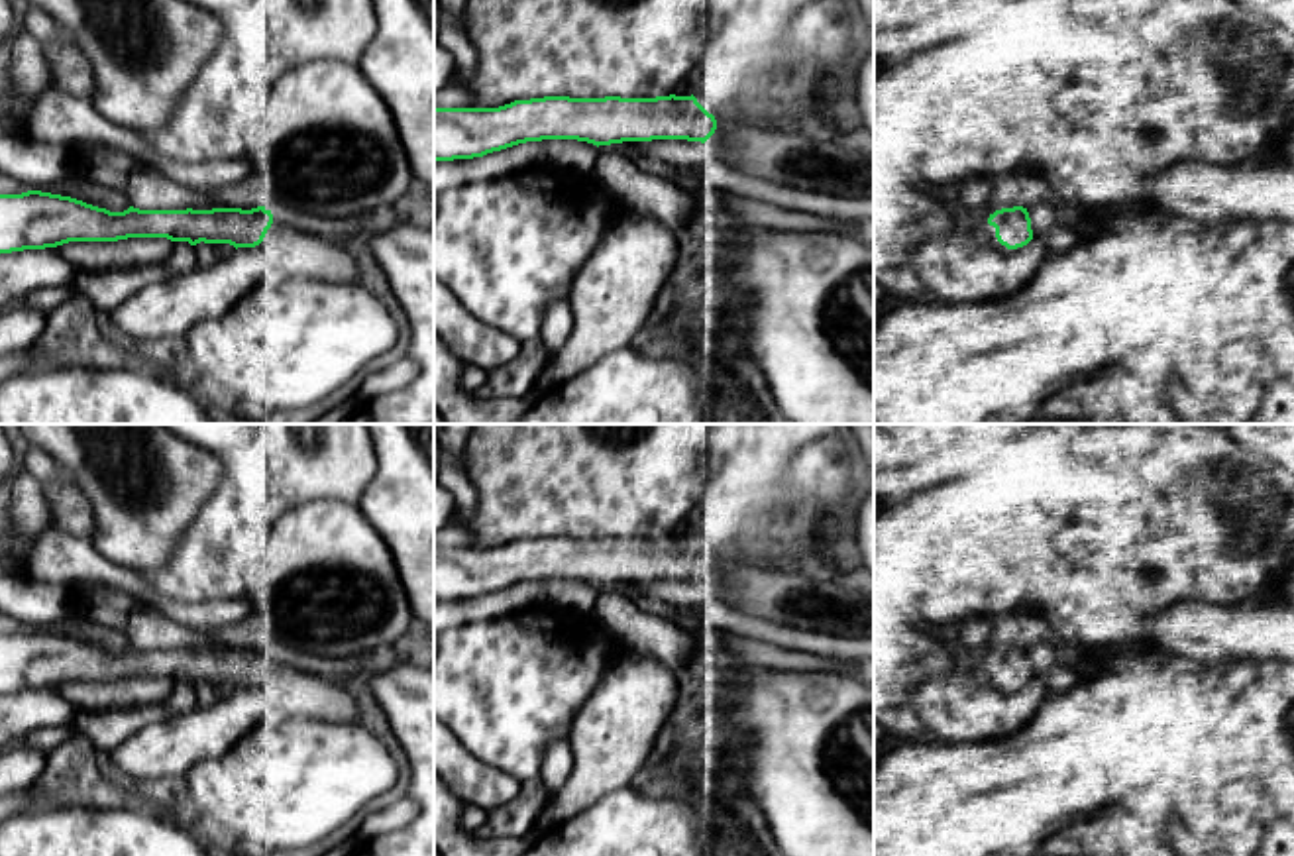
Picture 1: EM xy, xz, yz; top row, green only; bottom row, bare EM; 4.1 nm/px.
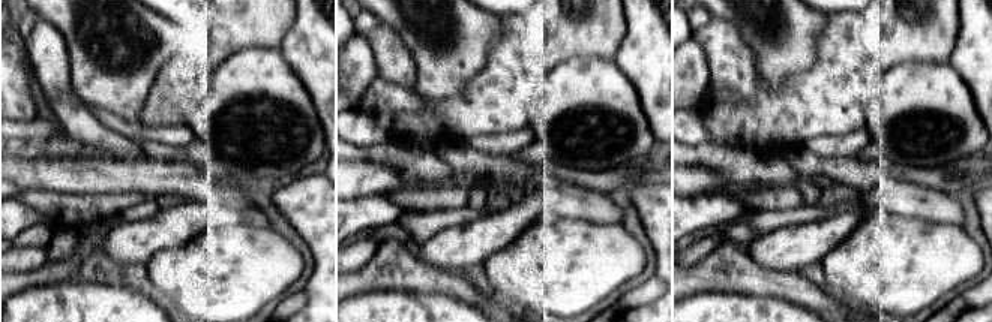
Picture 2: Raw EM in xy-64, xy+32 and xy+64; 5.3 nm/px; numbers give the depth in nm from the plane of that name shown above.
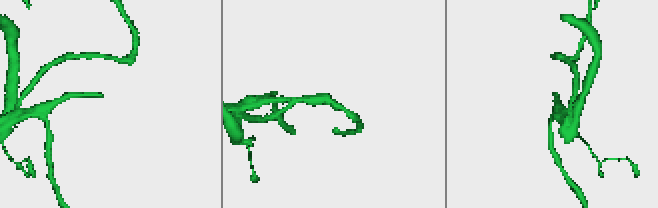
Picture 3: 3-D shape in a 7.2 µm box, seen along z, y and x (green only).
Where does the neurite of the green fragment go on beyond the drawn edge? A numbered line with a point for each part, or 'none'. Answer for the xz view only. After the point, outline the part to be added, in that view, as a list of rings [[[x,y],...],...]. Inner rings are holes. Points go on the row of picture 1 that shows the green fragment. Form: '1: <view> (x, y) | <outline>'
1: xz (713, 148) | [[[717,130],[705,141],[705,153],[707,153],[707,163],[717,169],[719,161],[725,157],[725,147],[723,147],[721,139],[717,137]]]

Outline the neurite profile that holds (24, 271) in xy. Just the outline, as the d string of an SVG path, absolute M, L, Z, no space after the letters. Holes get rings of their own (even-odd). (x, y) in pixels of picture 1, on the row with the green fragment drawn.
M55 247L0 253L0 312L37 289L73 285L75 275Z

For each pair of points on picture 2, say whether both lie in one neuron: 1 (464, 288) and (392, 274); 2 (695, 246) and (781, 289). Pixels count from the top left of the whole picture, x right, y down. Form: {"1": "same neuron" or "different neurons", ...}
{"1": "same neuron", "2": "different neurons"}

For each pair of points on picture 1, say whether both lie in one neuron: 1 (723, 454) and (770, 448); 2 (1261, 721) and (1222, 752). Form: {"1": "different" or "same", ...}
{"1": "same", "2": "same"}

